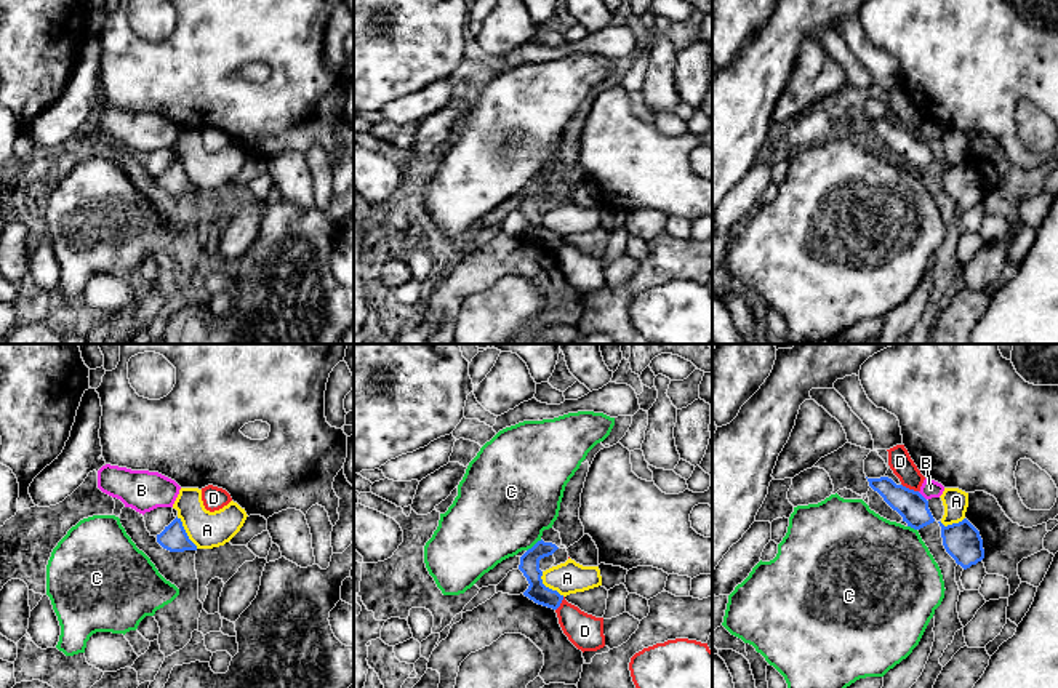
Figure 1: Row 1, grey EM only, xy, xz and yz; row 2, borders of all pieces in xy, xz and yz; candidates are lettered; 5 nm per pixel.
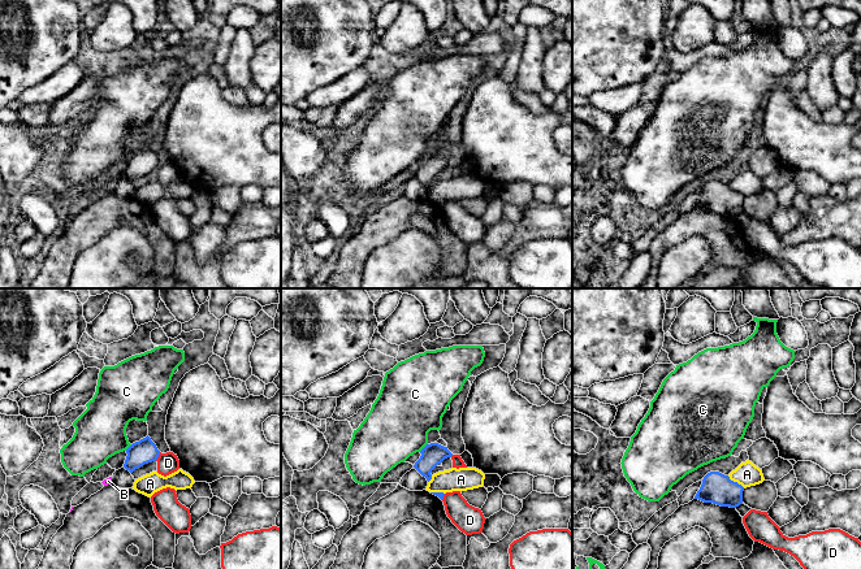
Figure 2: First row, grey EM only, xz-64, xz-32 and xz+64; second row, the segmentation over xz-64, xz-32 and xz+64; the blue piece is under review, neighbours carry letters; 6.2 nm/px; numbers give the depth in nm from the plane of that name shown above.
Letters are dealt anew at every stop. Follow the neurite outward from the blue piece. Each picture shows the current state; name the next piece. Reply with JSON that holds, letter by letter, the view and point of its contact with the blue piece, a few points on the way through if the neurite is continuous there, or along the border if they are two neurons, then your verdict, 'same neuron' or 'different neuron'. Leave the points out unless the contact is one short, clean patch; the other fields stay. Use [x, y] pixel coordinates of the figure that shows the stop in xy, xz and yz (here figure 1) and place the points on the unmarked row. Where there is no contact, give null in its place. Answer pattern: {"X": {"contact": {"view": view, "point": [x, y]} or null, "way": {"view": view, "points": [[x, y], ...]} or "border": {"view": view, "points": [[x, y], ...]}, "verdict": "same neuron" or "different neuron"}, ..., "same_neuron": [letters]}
{"A": {"contact": {"view": "xy", "point": [186, 175]}, "border": {"view": "xy", "points": [[176, 159], [188, 180], [197, 189]]}, "verdict": "different neuron"}, "B": {"contact": {"view": "yz", "point": [922, 138]}, "border": {"view": "yz", "points": [[917, 133], [925, 141]]}, "verdict": "different neuron"}, "C": {"contact": {"view": "xz", "point": [535, 186]}, "border": {"view": "xz", "points": [[541, 181], [527, 192]]}, "verdict": "different neuron"}, "D": {"contact": {"view": "yz", "point": [908, 130]}, "verdict": "different neuron"}, "same_neuron": []}

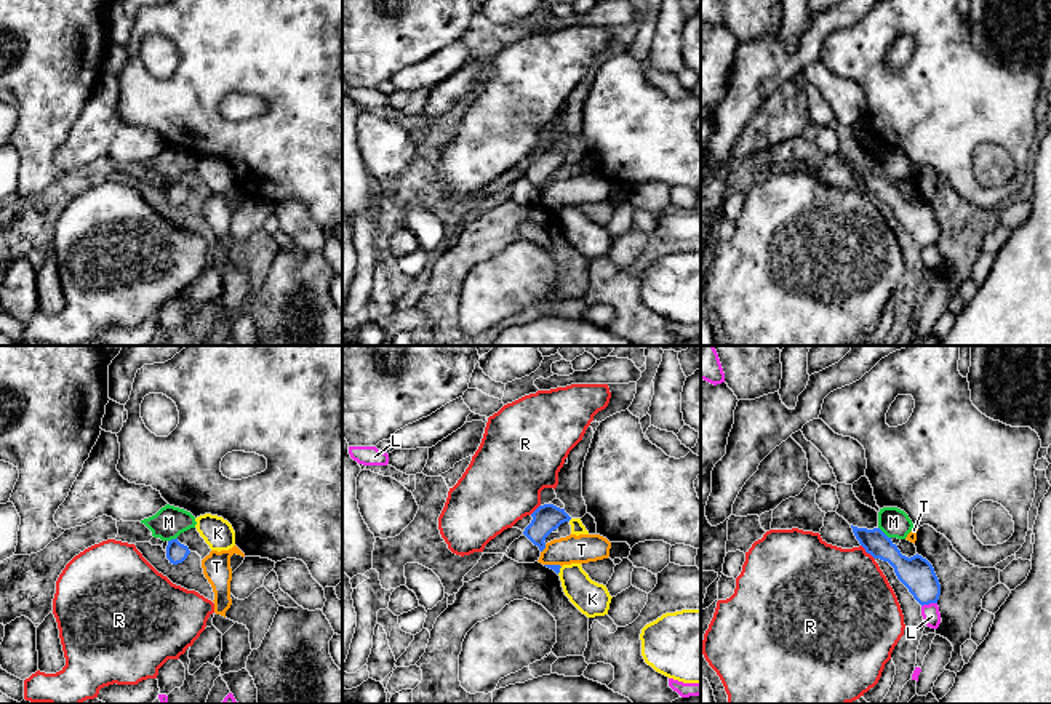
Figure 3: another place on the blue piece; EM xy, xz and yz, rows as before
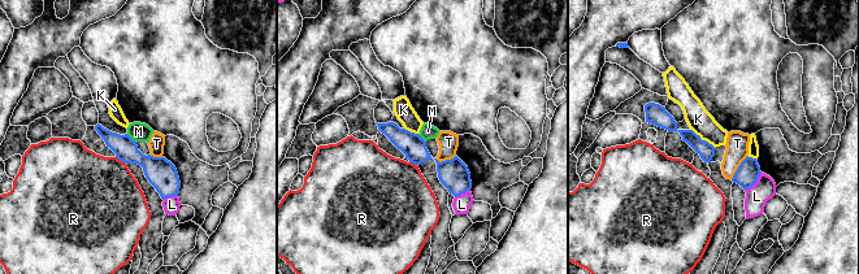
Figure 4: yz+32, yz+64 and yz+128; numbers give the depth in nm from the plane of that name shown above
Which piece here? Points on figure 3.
{"K": {"contact": {"view": "xz", "point": [559, 212]}, "verdict": "different neuron"}, "L": {"contact": {"view": "yz", "point": [928, 245]}, "verdict": "different neuron"}, "M": {"contact": {"view": "yz", "point": [883, 175]}, "border": {"view": "yz", "points": [[879, 168], [890, 180]]}, "verdict": "different neuron"}, "R": {"contact": {"view": "yz", "point": [867, 194]}, "border": {"view": "yz", "points": [[861, 186], [874, 200]]}, "verdict": "different neuron"}, "T": {"contact": {"view": "xz", "point": [544, 189]}, "border": {"view": "xz", "points": [[546, 186], [541, 194]]}, "verdict": "different neuron"}, "same_neuron": []}

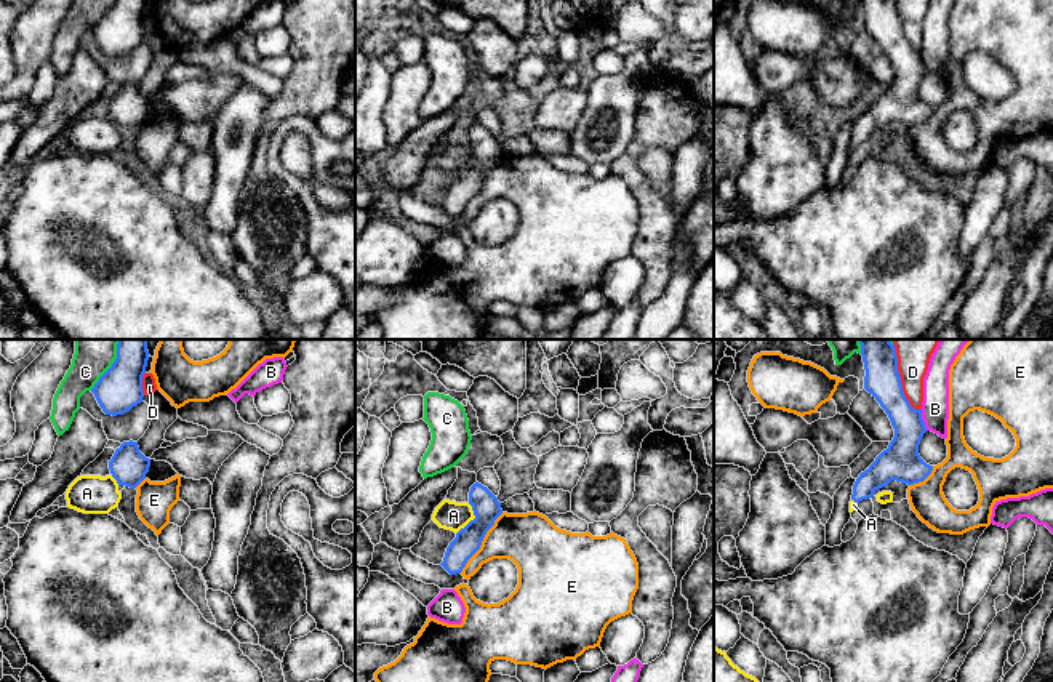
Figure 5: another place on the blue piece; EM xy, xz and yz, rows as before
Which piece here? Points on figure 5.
{"A": {"contact": {"view": "xz", "point": [474, 160]}, "way": {"view": "xz", "points": [[487, 149], [474, 160], [453, 157]]}, "verdict": "same neuron"}, "B": {"contact": {"view": "yz", "point": [922, 61]}, "verdict": "different neuron"}, "C": {"contact": {"view": "xy", "point": [103, 16]}, "verdict": "different neuron"}, "D": {"contact": {"view": "yz", "point": [901, 29]}, "verdict": "different neuron"}, "E": {"contact": {"view": "xz", "point": [480, 184]}, "verdict": "different neuron"}, "same_neuron": ["A"]}

